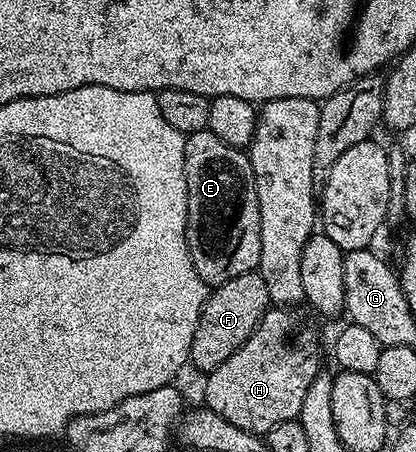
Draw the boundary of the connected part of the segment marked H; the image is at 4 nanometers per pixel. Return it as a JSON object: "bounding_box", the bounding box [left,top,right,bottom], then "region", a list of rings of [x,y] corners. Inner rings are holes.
{"bounding_box":[204,306,323,434],"region":[[[273,306],[265,313],[259,322],[257,329],[223,362],[216,370],[208,373],[205,380],[205,400],[204,403],[215,414],[227,418],[227,422],[232,422],[243,430],[251,430],[258,434],[271,431],[279,422],[296,420],[303,410],[303,398],[307,395],[307,390],[311,387],[311,382],[323,371],[321,364],[321,348],[317,345],[317,332],[313,329],[313,324],[304,316],[289,306]]]}

